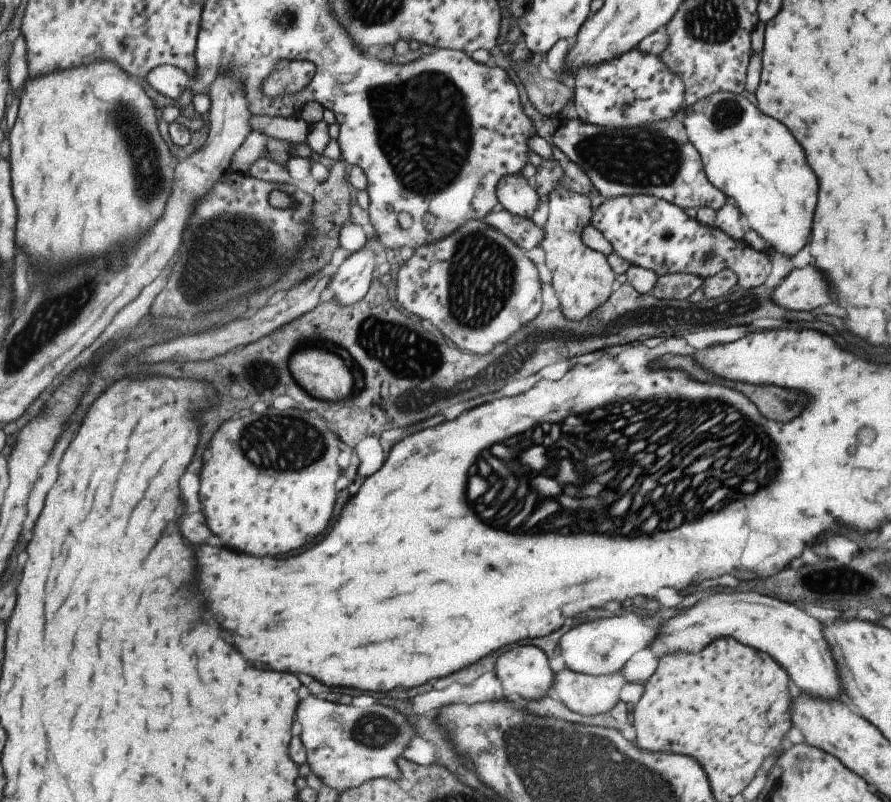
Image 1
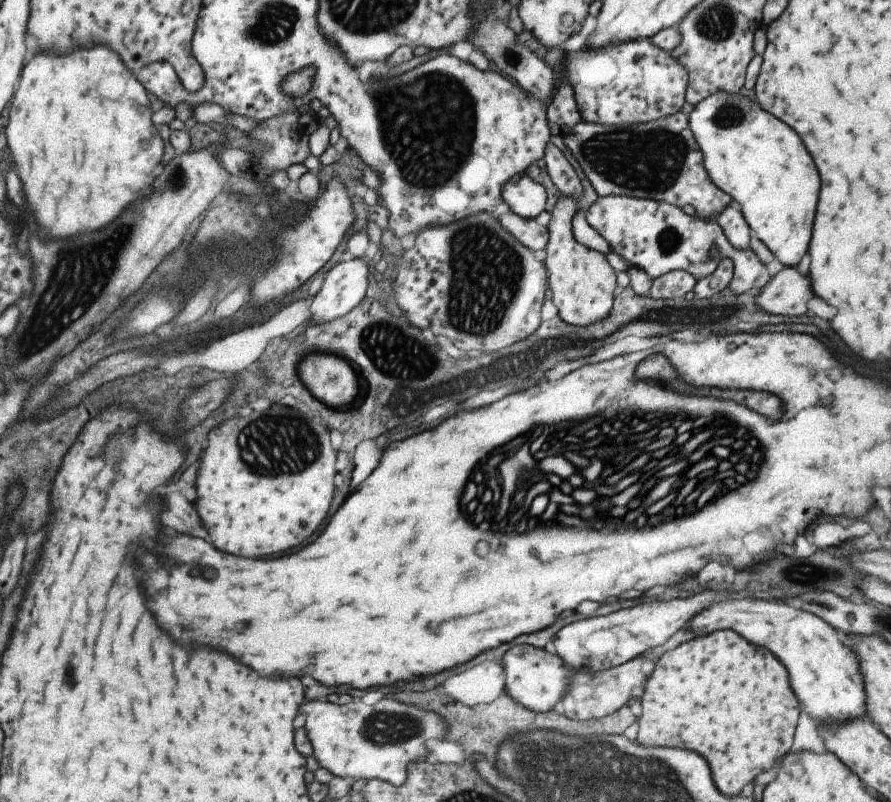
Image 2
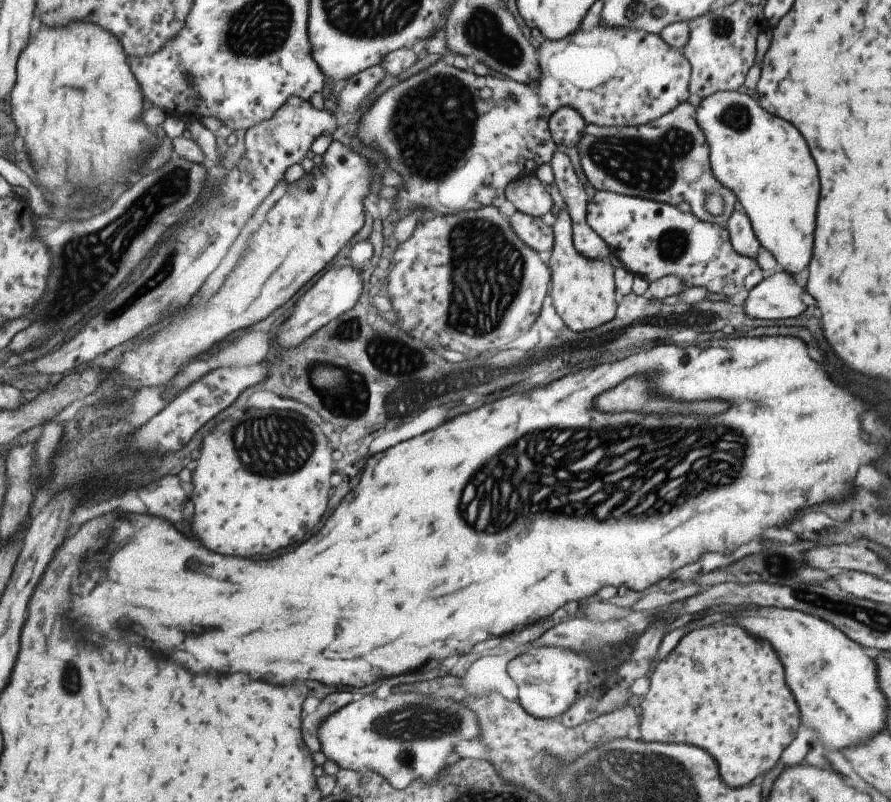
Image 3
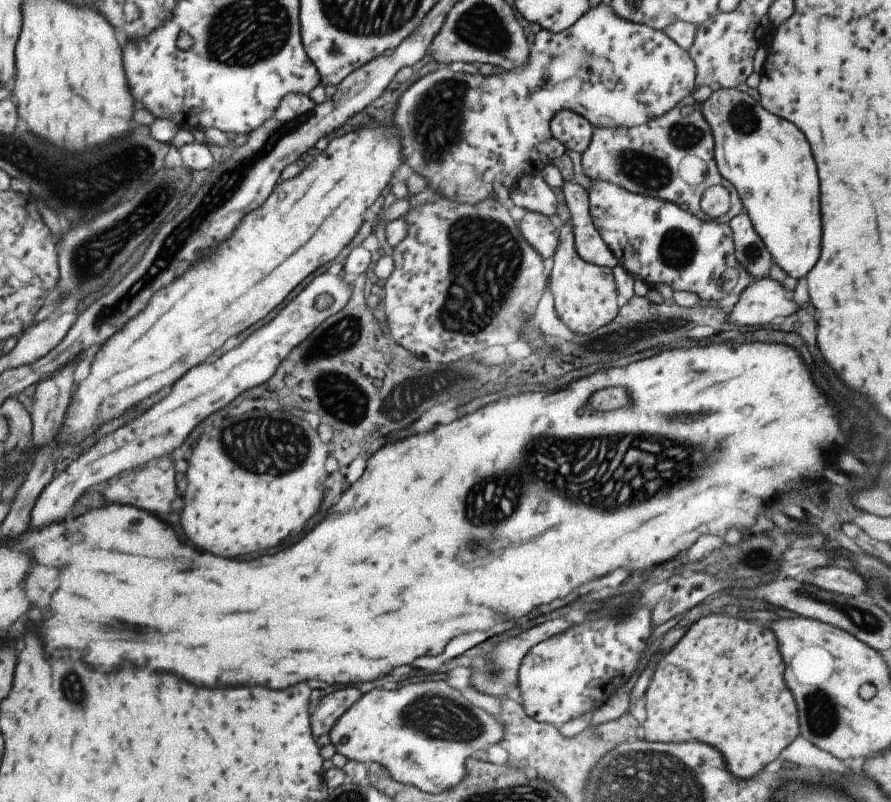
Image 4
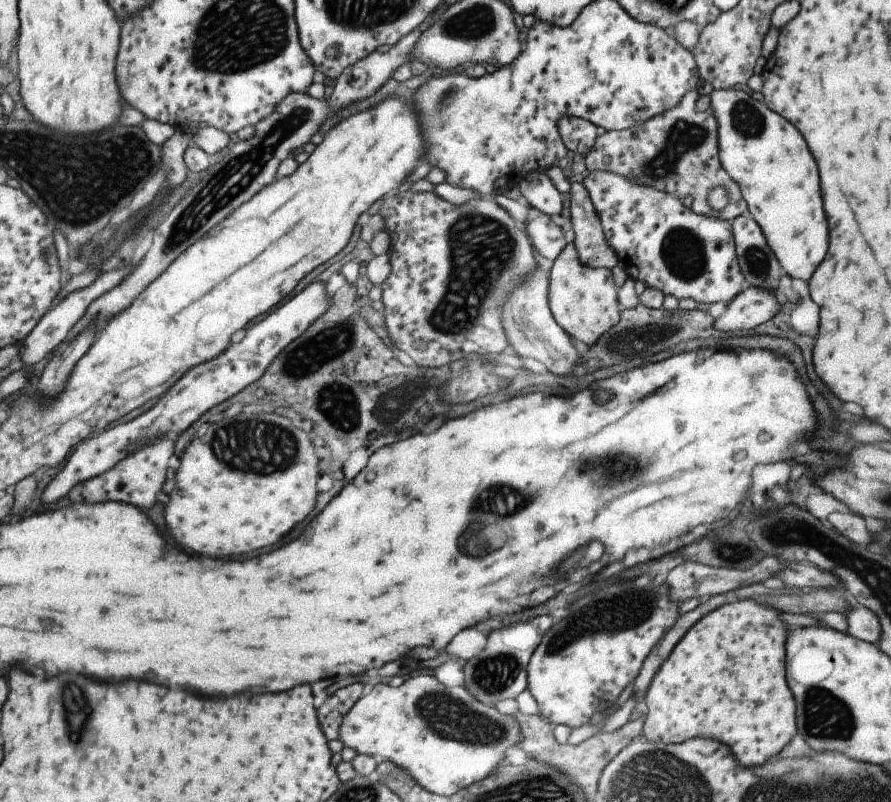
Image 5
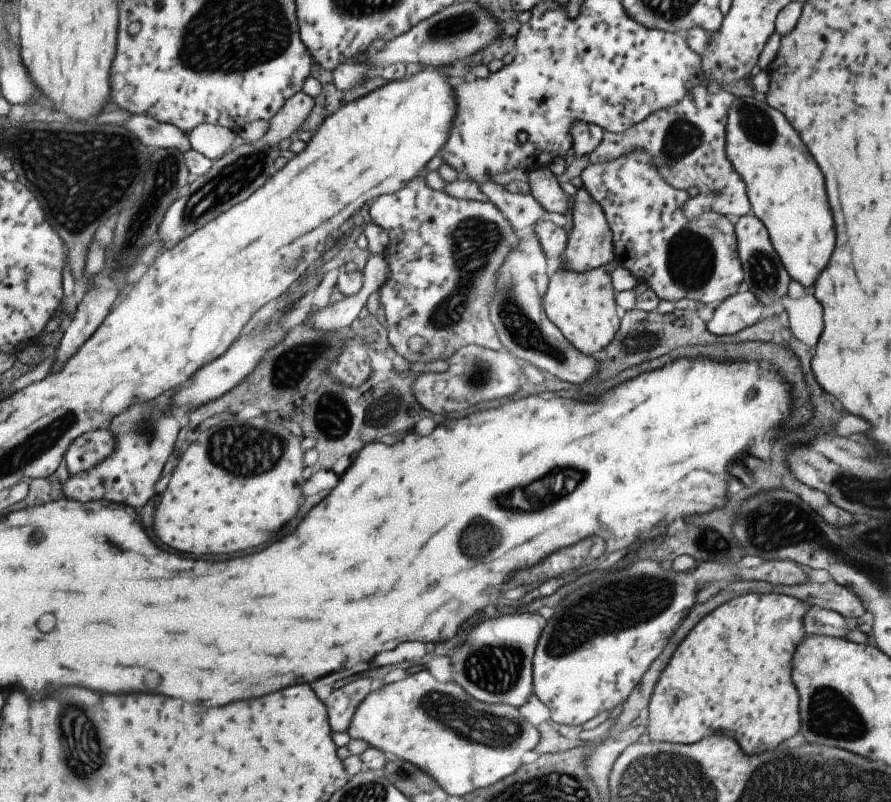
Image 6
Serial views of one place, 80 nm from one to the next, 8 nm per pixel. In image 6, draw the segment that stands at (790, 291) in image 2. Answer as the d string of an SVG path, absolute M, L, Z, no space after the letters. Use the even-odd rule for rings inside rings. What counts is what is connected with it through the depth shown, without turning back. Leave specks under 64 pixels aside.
M749 291L735 293L715 306L712 318L706 322L706 329L717 336L732 335L759 322L765 313L765 308Z

